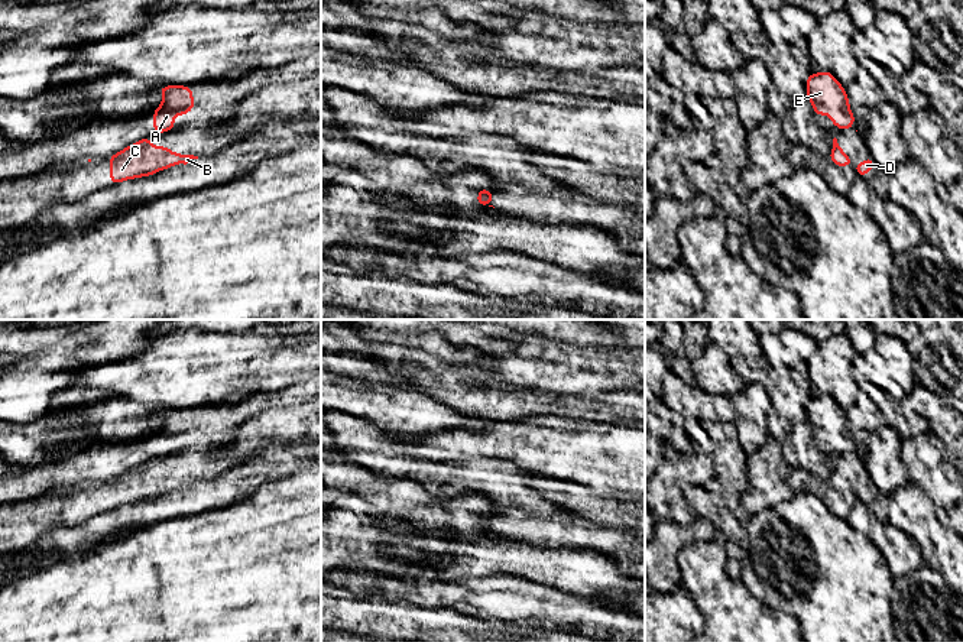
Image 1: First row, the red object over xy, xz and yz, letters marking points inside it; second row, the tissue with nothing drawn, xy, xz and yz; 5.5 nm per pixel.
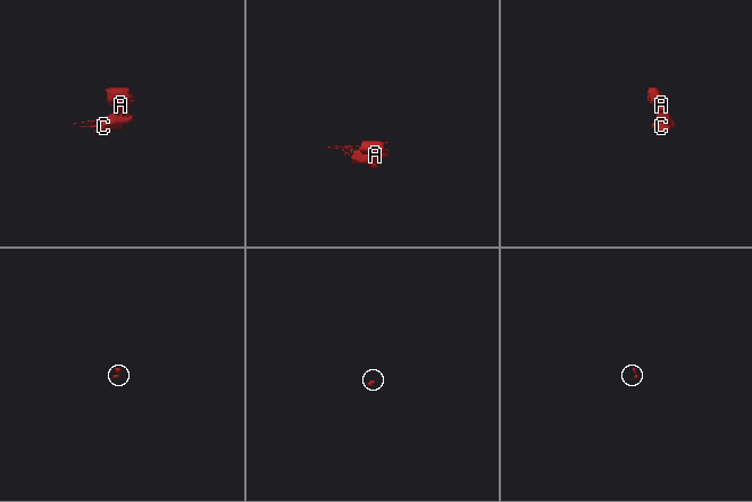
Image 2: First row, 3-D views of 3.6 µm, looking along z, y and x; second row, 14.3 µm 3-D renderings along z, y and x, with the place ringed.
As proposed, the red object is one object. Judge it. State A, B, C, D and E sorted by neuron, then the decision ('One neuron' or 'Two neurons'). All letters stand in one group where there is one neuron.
Groups: A E / B C D. Two neurons

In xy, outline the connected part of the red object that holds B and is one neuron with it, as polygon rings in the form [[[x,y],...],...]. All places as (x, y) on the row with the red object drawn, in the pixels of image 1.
[[[146,136],[107,158],[110,162],[110,185],[152,176],[162,169],[169,169],[179,163],[187,165],[192,159],[198,159],[194,155],[175,153],[166,146],[150,145],[149,140],[150,136]]]

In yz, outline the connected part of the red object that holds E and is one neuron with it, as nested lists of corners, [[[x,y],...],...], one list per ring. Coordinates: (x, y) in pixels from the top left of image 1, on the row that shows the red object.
[[[820,71],[817,74],[808,74],[805,90],[814,114],[823,117],[829,113],[829,120],[839,130],[855,127],[856,117],[850,110],[846,90],[831,72]]]

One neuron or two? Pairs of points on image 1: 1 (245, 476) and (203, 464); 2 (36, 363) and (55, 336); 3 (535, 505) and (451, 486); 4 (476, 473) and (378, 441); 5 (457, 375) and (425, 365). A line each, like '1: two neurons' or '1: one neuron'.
1: two neurons
2: two neurons
3: one neuron
4: one neuron
5: two neurons

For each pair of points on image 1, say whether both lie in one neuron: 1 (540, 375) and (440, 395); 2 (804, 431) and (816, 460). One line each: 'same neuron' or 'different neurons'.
1: different neurons
2: same neuron

